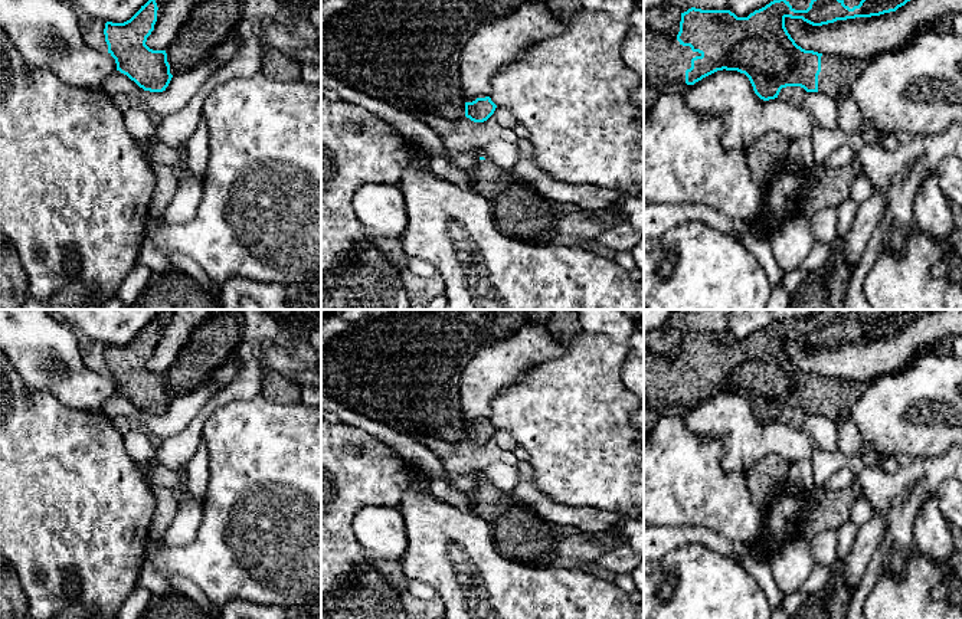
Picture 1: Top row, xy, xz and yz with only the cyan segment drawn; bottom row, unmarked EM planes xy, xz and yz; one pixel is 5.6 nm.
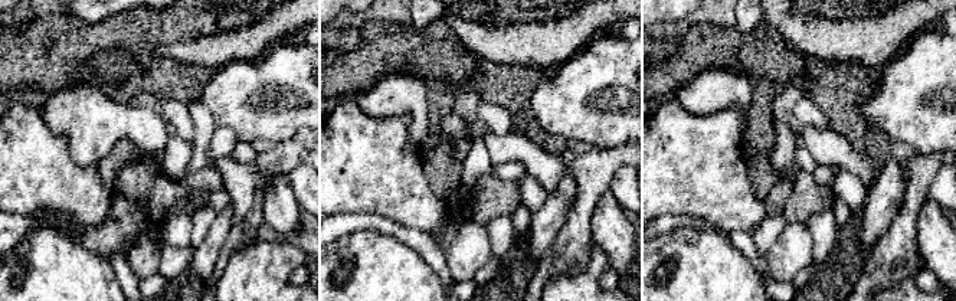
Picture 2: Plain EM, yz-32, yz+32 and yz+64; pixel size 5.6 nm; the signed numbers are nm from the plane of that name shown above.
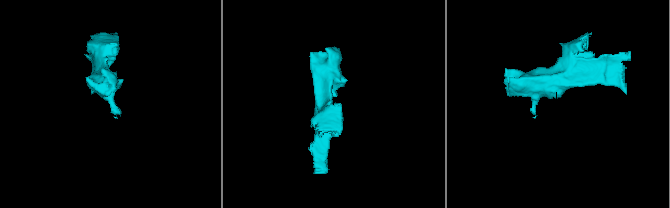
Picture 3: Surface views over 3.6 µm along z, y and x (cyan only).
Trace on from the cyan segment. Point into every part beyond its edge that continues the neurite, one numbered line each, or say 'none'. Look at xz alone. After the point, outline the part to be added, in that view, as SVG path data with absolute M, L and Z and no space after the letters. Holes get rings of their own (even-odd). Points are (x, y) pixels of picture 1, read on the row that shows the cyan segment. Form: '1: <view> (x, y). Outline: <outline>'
1: xz (519, 212). Outline: M488 160L465 173L472 190L491 204L494 226L511 239L537 246L552 243L559 220L575 210L543 199L533 187L516 181L507 170Z

